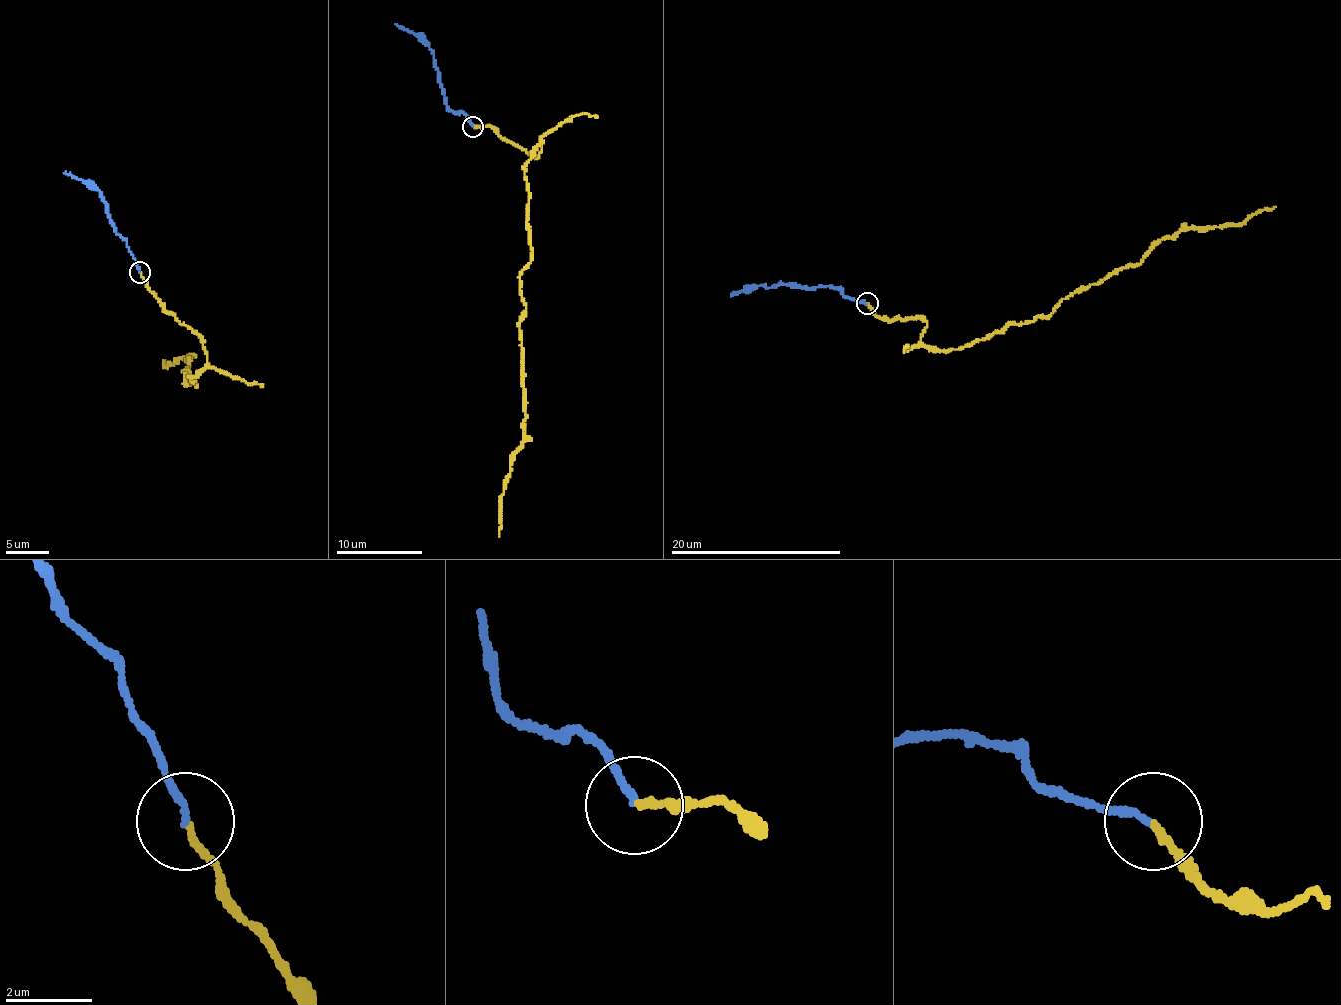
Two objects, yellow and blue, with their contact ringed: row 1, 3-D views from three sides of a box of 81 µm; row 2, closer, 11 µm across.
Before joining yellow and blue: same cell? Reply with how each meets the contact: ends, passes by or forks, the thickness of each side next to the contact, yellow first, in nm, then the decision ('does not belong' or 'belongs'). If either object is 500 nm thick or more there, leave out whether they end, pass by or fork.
yellow ends; blue ends; calibres 160 and 160 nm; belongs

